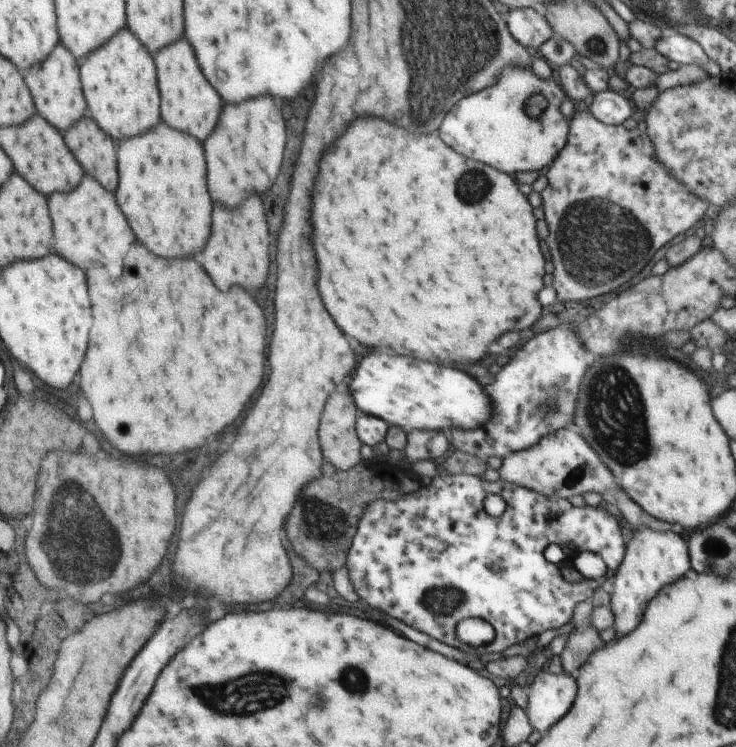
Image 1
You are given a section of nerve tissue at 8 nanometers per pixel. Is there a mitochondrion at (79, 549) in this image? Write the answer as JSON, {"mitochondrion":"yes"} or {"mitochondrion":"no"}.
{"mitochondrion":"yes"}

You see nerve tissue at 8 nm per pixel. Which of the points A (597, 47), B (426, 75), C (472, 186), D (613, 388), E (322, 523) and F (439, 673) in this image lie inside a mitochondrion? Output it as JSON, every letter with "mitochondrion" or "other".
{"A":"mitochondrion","B":"mitochondrion","C":"mitochondrion","D":"mitochondrion","E":"mitochondrion","F":"other"}

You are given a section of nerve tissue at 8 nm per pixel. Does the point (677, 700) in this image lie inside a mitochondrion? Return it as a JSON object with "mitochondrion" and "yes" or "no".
{"mitochondrion":"no"}

